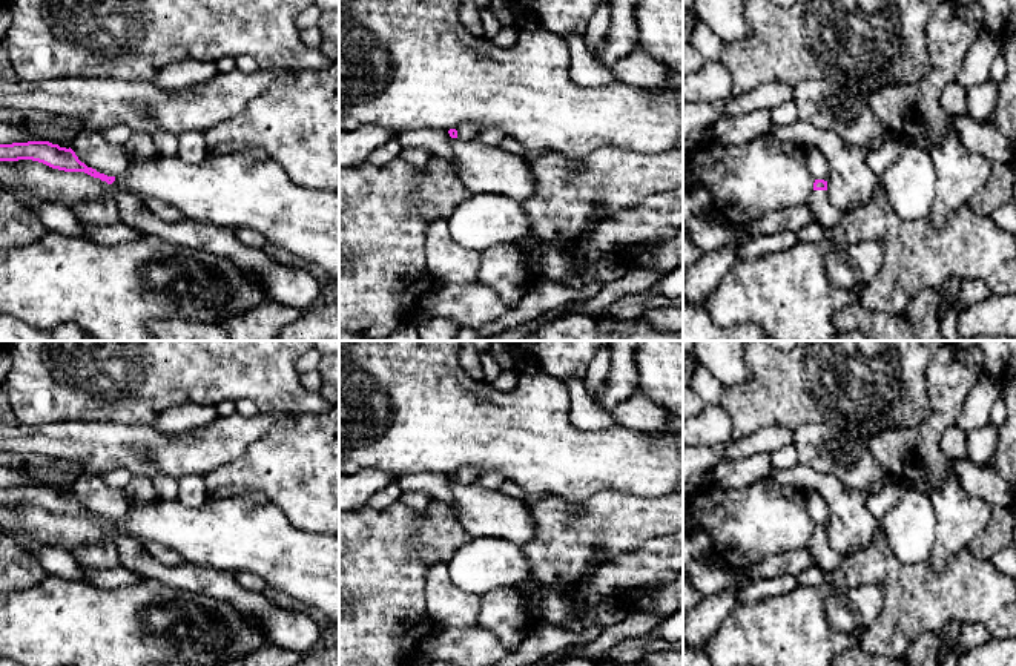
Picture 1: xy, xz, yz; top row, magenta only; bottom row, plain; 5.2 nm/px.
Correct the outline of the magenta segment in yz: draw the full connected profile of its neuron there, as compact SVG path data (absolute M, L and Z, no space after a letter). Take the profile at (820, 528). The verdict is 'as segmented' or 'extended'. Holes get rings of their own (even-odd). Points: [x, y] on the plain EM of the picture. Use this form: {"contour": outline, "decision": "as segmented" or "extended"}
{"contour": "M815 523L813 536L807 546L807 551L812 556L813 566L829 574L840 566L840 563L843 562L843 556L829 546L826 534L827 525Z", "decision": "extended"}

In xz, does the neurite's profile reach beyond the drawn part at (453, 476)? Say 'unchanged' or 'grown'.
grown

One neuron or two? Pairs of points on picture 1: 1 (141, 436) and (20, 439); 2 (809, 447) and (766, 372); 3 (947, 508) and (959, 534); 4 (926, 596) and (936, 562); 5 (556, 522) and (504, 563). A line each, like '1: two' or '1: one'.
1: one
2: two
3: one
4: two
5: two

